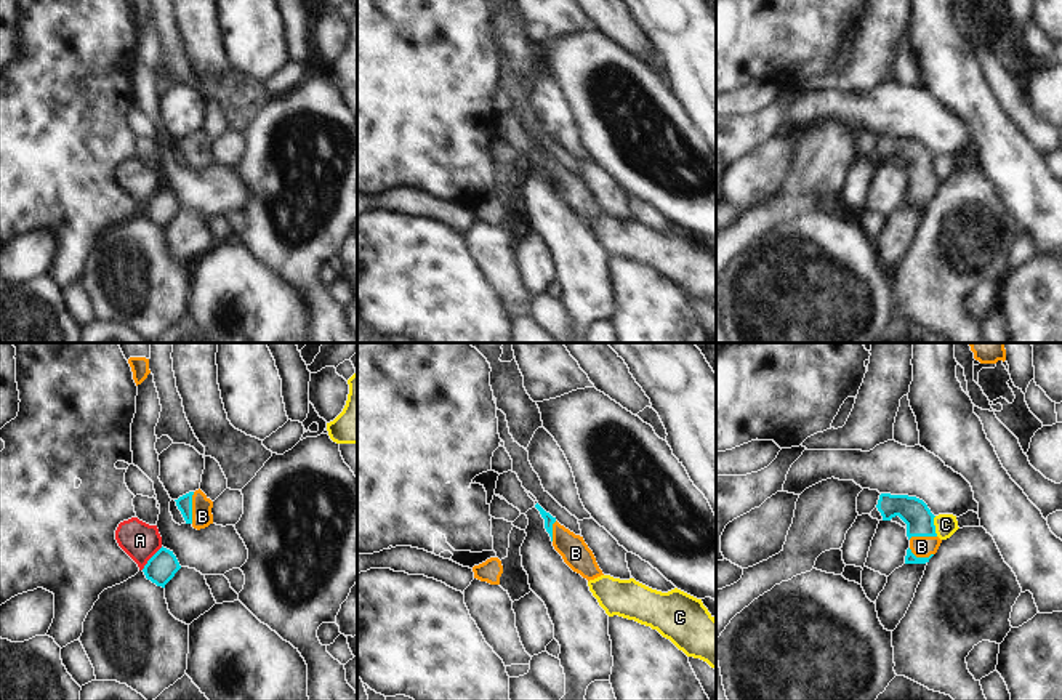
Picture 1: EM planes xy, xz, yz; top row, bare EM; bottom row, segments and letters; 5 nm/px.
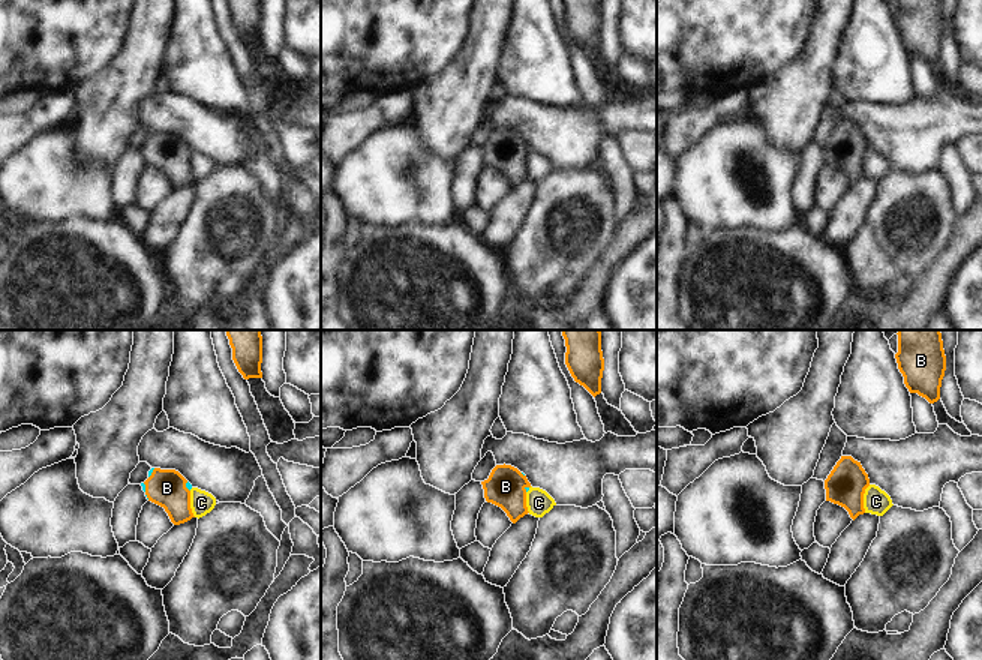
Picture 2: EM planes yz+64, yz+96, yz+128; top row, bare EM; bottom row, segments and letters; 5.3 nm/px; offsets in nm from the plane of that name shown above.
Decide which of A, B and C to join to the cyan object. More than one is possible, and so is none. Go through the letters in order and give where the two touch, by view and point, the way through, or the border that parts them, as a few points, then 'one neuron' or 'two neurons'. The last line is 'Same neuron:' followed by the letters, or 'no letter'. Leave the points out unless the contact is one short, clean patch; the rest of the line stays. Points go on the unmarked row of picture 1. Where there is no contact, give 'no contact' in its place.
A: contact xy (151, 199); border xy (162, 188), (141, 210); two neurons
B: contact xy (191, 149); way xy (185, 144), (191, 149), (202, 157); one neuron
C: contact yz (934, 167); border yz (934, 157), (934, 173), (937, 177); two neurons
Same neuron: B

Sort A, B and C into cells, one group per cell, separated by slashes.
A C / B

